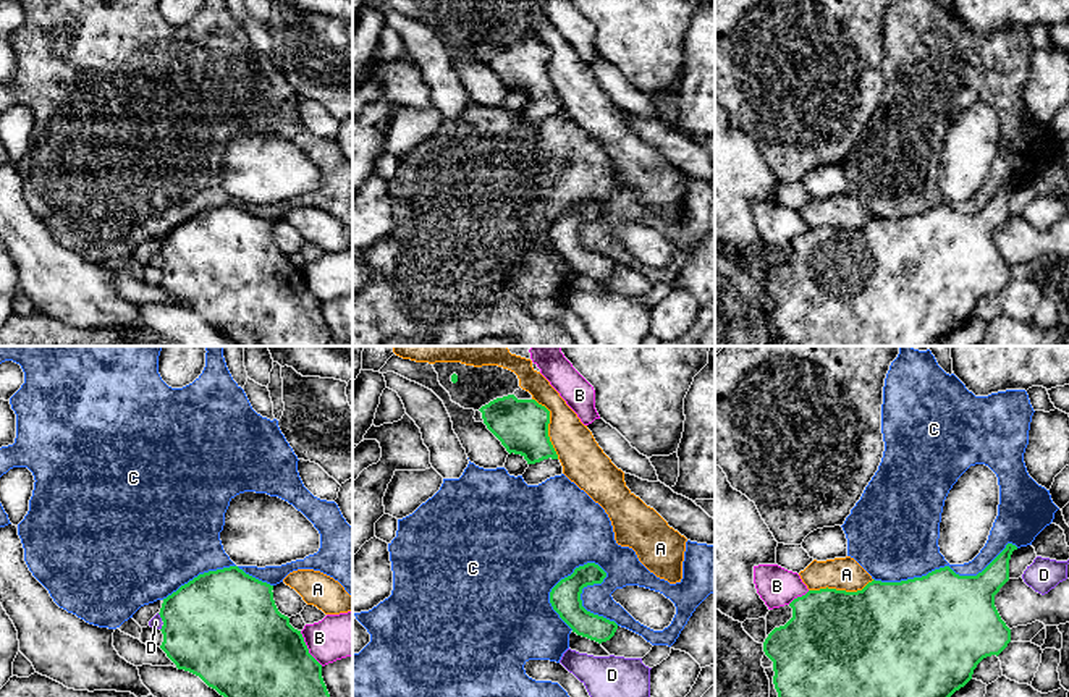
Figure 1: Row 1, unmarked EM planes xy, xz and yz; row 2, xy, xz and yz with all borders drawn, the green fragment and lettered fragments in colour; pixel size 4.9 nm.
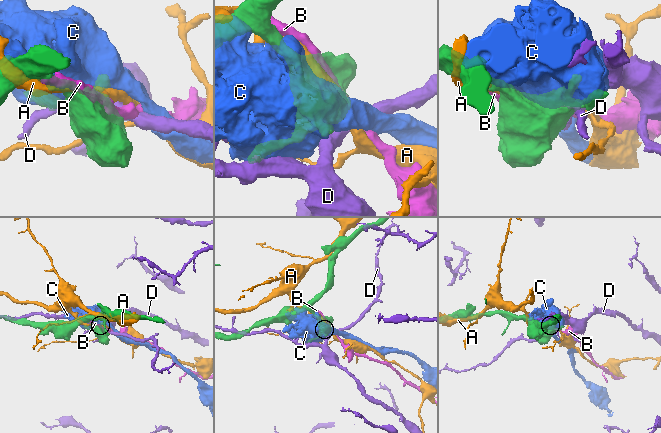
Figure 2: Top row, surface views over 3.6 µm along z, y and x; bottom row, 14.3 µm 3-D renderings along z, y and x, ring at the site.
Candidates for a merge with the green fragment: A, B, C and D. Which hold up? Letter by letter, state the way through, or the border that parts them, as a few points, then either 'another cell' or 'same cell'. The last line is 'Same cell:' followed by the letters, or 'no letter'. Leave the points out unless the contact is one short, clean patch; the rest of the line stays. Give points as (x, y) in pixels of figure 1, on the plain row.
A: another cell
B: another cell
C: another cell
D: another cell
Same cell: no letter

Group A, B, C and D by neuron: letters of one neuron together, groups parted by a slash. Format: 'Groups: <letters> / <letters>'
Groups: A / B / C / D

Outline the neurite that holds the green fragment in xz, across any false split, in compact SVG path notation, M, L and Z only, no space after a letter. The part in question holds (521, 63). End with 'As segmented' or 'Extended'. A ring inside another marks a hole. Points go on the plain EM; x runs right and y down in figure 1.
M514 32L496 36L479 47L487 66L511 92L521 92L527 102L558 97L548 74L550 49L535 37Z. As segmented

